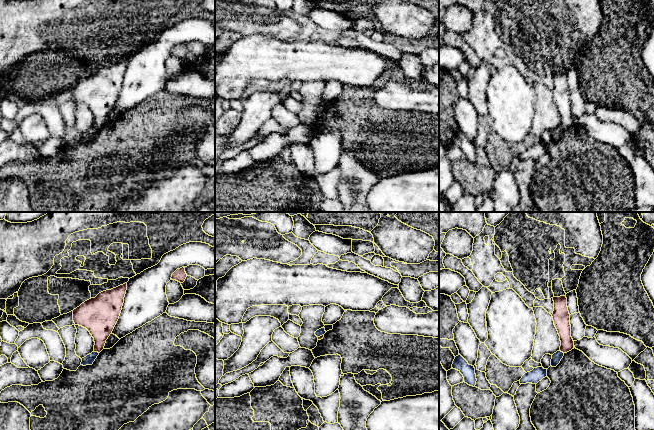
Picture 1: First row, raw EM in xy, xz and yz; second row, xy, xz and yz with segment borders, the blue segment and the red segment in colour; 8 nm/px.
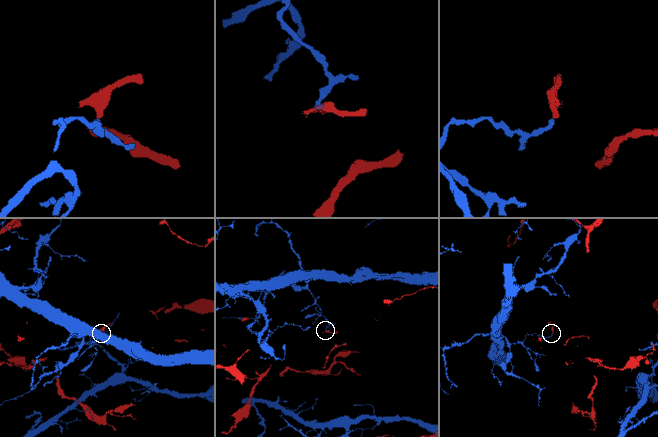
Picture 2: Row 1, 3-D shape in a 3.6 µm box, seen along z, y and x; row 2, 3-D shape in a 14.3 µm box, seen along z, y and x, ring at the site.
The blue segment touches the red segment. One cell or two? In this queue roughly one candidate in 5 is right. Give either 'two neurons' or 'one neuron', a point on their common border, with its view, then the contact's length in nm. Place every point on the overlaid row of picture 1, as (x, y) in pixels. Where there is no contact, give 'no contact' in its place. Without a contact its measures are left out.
two neurons; contact xy (96, 352); length 40 nm

